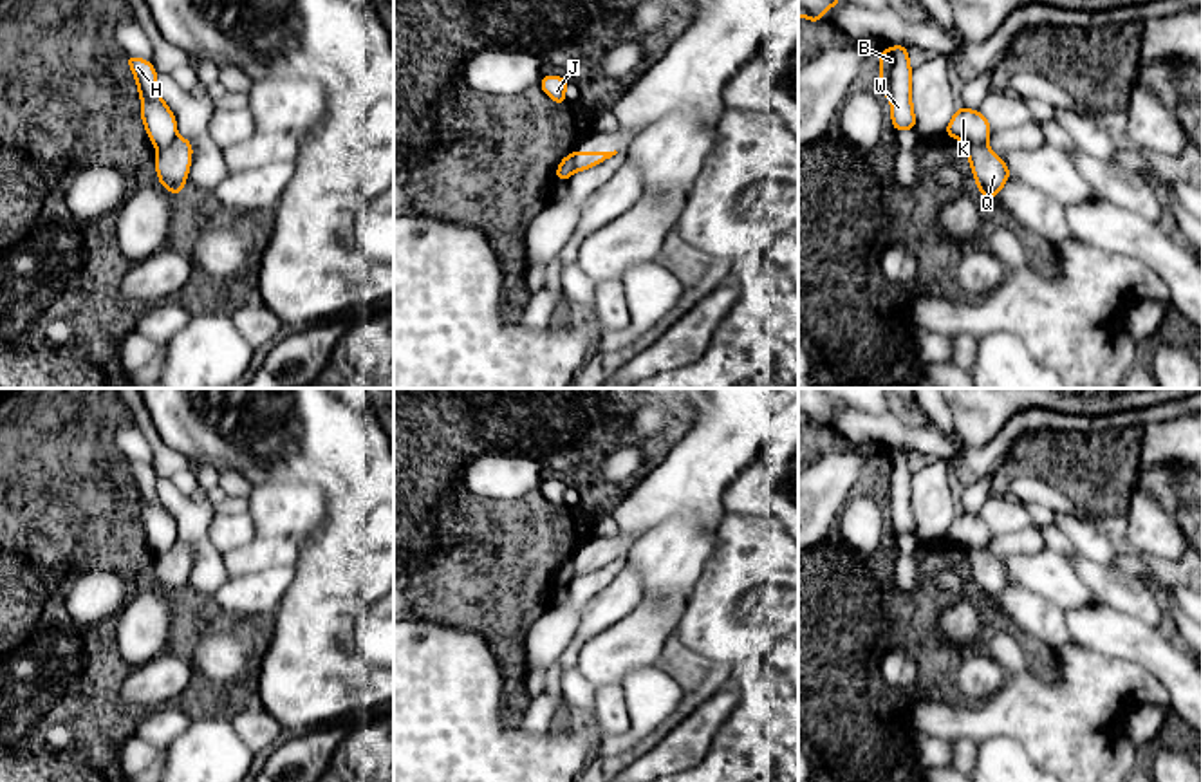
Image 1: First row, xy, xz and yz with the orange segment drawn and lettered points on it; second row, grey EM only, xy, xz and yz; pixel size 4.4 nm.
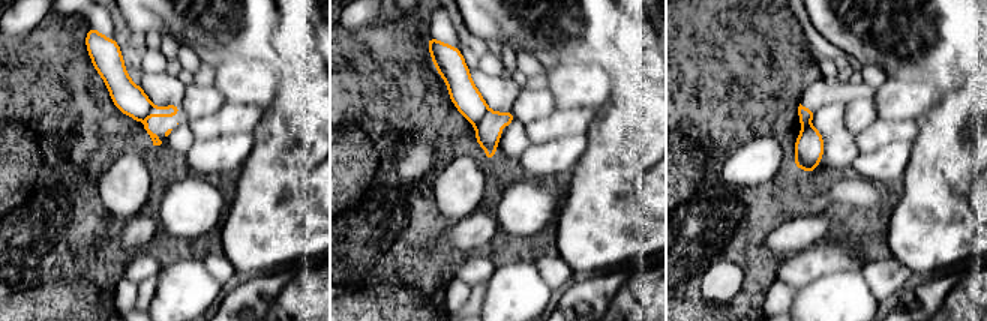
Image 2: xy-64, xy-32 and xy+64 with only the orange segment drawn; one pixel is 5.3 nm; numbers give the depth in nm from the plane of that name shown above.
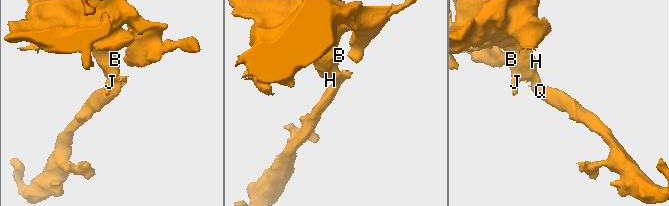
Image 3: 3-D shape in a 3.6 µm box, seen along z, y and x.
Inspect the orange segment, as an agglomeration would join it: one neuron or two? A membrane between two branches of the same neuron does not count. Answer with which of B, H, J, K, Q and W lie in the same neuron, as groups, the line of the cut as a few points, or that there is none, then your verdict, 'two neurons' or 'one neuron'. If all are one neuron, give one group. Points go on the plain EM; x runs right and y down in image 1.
groups B H J K W / Q; cut xy (177, 540), (158, 555); two neurons

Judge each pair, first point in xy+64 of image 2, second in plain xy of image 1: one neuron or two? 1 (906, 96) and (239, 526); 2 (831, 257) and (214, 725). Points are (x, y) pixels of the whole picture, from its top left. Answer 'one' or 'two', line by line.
1: two
2: two

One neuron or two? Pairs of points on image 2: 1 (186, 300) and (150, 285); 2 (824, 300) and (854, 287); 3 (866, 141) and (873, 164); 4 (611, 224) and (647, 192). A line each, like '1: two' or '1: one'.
1: two
2: one
3: two
4: two

